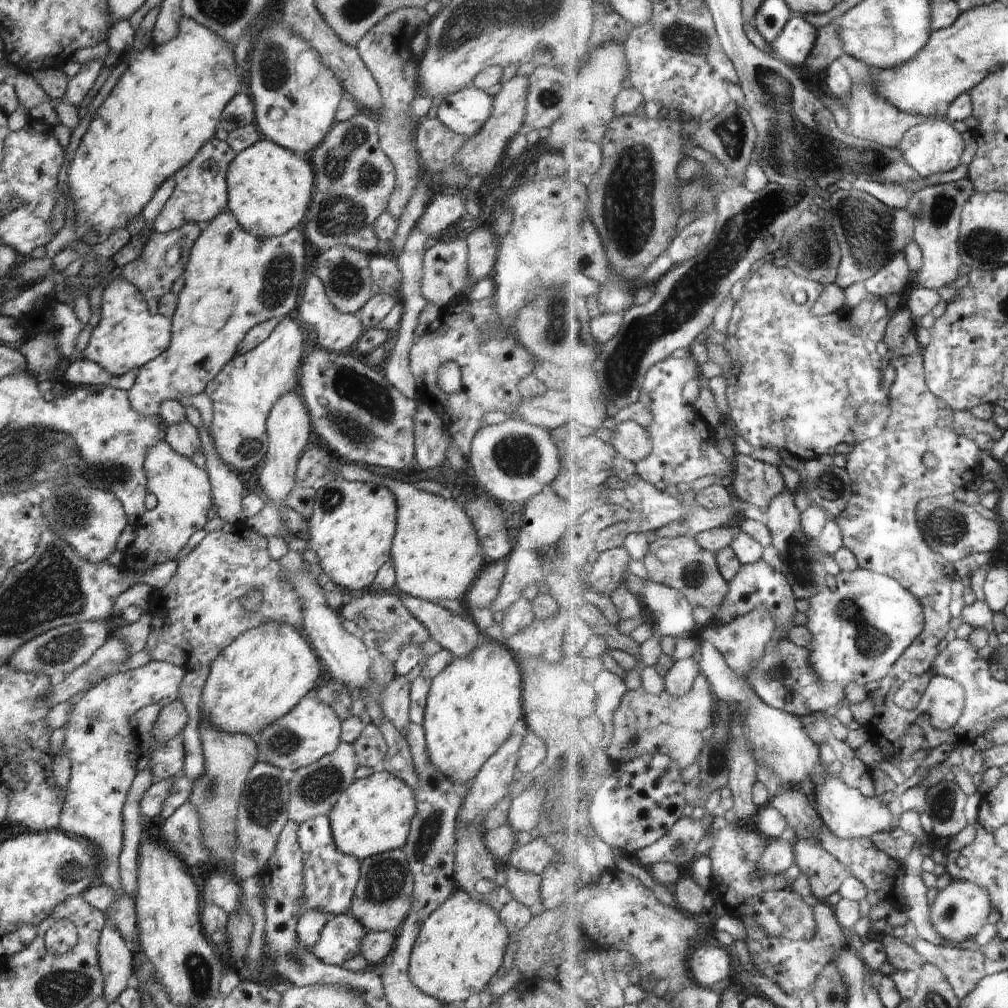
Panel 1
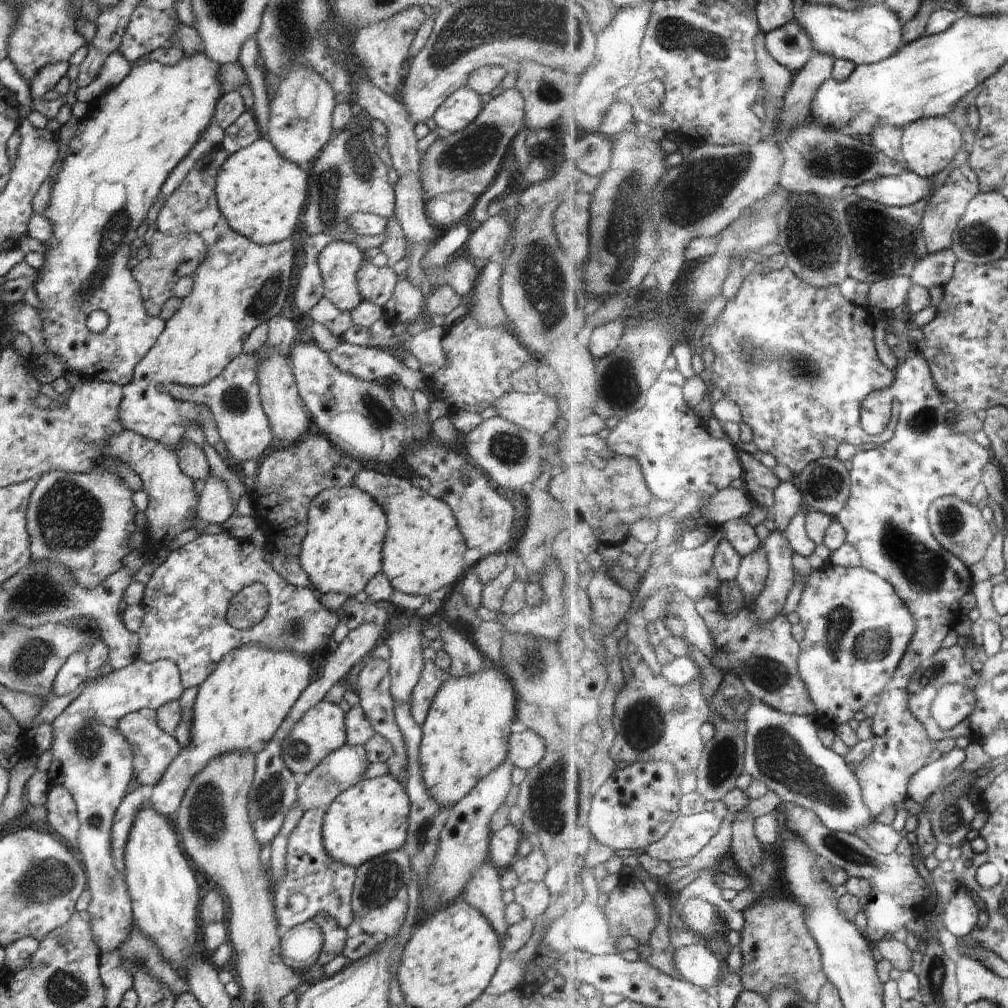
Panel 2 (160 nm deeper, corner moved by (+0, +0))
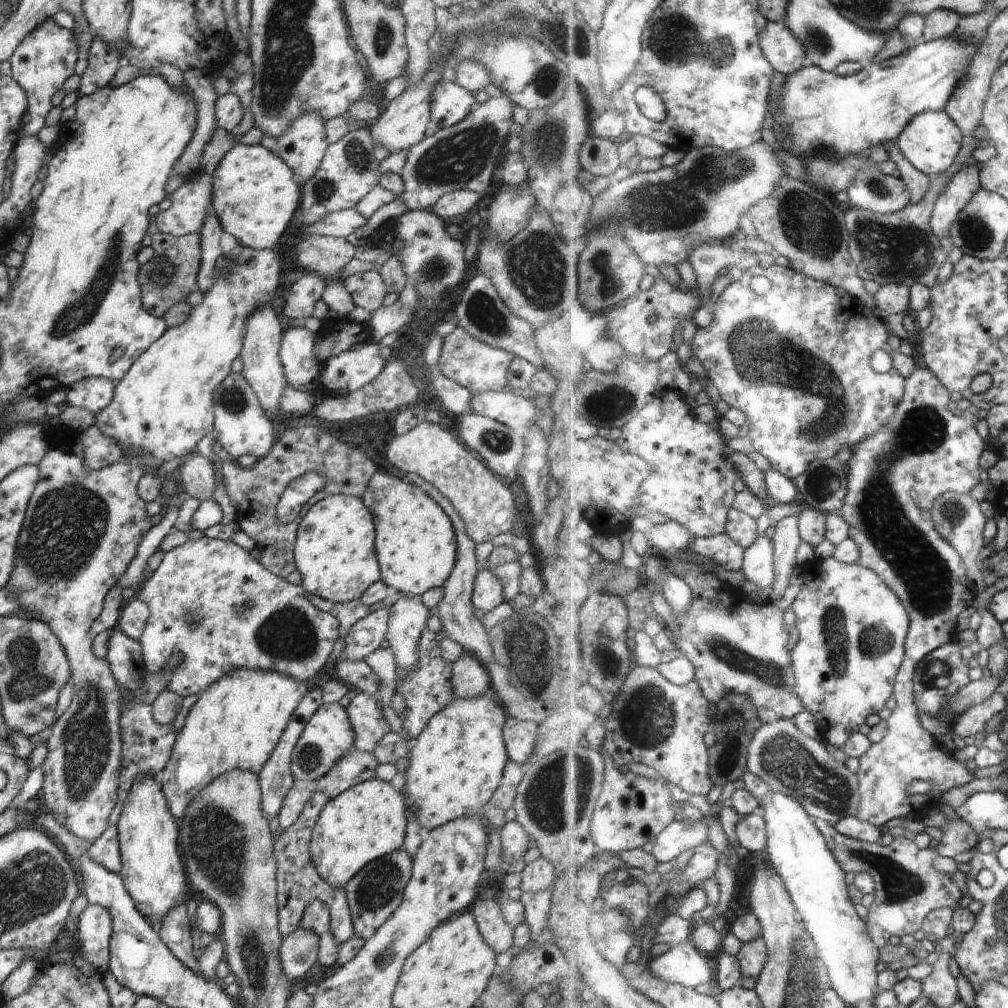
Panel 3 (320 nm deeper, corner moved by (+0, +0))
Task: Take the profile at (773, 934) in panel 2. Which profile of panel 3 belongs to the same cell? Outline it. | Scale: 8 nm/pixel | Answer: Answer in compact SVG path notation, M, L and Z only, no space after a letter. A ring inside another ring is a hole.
M764 935L754 942L745 943L738 957L743 966L742 985L747 989L755 989L769 961L769 948Z

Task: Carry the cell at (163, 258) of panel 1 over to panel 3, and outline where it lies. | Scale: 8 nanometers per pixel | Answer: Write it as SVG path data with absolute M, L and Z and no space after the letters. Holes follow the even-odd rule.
M157 232L151 238L154 255L145 264L139 265L137 277L142 289L141 301L144 310L151 315L163 318L168 308L172 308L174 304L186 302L186 298L199 288L197 276L201 265L200 235L192 233L173 237L168 233Z

